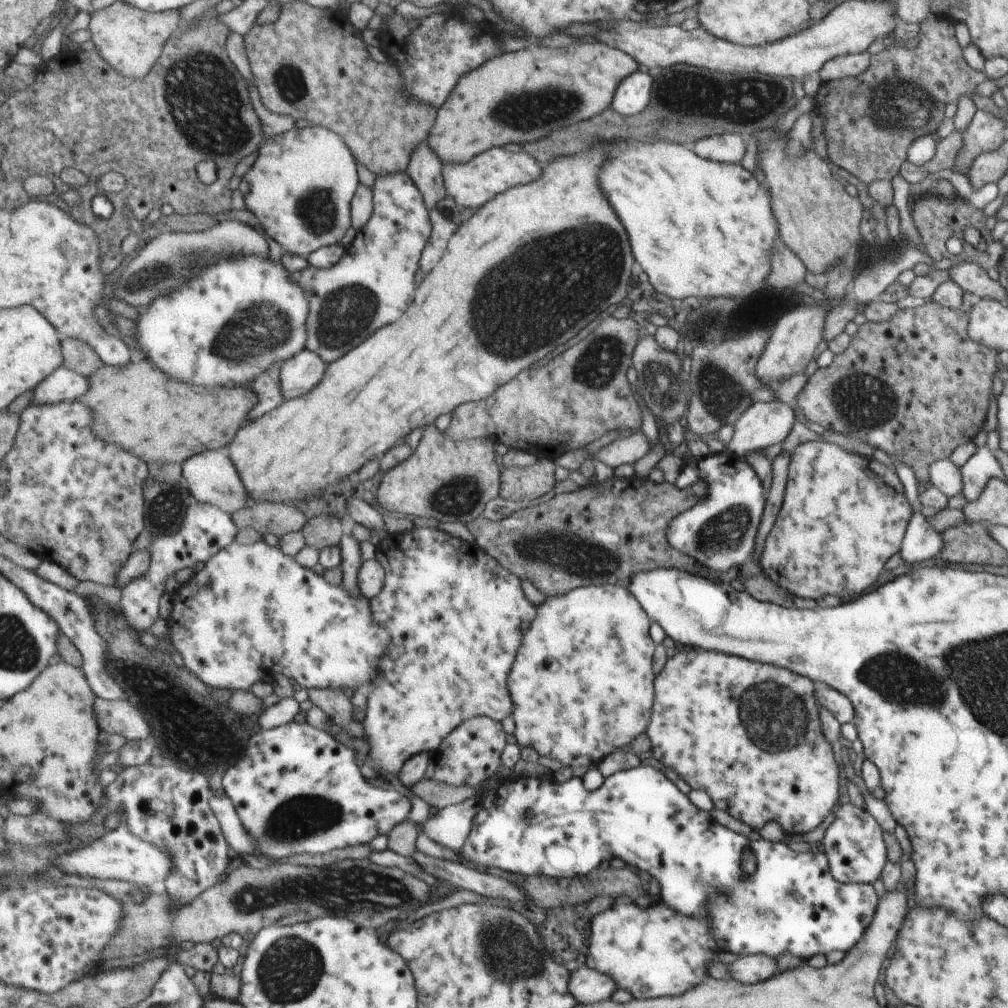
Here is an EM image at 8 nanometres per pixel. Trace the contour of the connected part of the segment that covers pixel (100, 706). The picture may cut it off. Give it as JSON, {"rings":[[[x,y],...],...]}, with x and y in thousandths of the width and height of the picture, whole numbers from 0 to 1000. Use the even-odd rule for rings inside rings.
{"rings":[[[94,692],[94,710],[97,711],[98,722],[103,726],[112,726],[130,734],[149,733],[152,730],[152,720],[142,712],[144,708],[138,702],[130,700],[124,694],[104,694]]]}

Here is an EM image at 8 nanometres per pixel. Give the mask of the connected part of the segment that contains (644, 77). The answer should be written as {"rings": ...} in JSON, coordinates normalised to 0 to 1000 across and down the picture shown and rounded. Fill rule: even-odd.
{"rings":[[[632,68],[613,83],[605,106],[614,113],[636,111],[644,101],[647,82],[645,74]]]}

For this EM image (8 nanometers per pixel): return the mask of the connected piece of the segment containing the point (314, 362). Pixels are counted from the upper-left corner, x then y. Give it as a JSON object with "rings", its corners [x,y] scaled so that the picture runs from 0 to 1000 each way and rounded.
{"rings":[[[308,347],[289,353],[278,365],[276,384],[284,398],[309,389],[316,377],[322,375],[327,361]]]}

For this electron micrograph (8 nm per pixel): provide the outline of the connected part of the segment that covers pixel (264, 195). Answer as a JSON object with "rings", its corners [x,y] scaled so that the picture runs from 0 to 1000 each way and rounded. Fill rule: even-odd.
{"rings":[[[302,124],[265,137],[258,145],[252,163],[240,175],[237,188],[243,202],[255,216],[261,231],[283,245],[288,252],[305,256],[317,246],[335,242],[348,226],[348,197],[354,185],[354,169],[346,142],[331,128],[318,124]]]}

